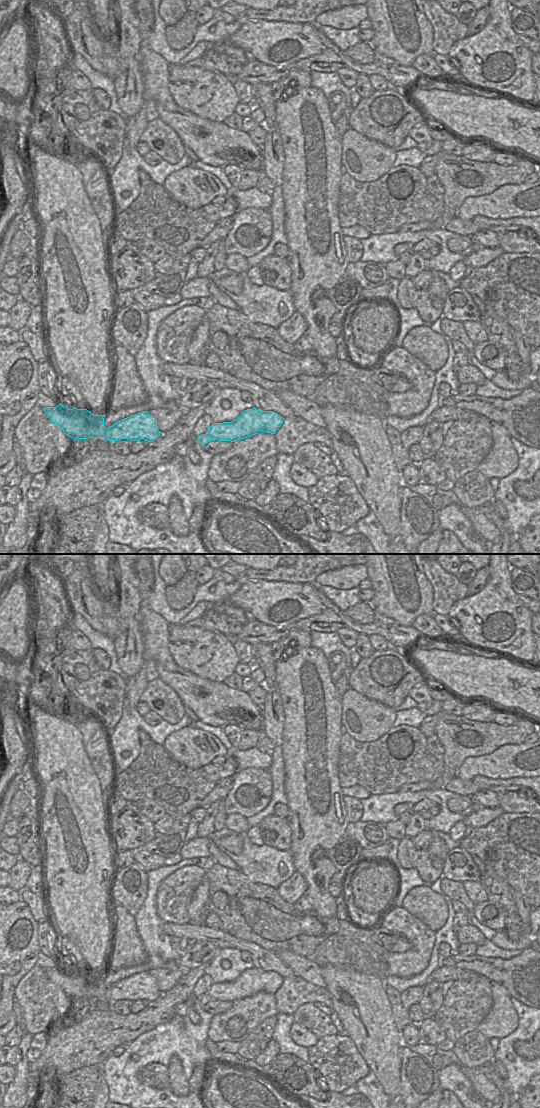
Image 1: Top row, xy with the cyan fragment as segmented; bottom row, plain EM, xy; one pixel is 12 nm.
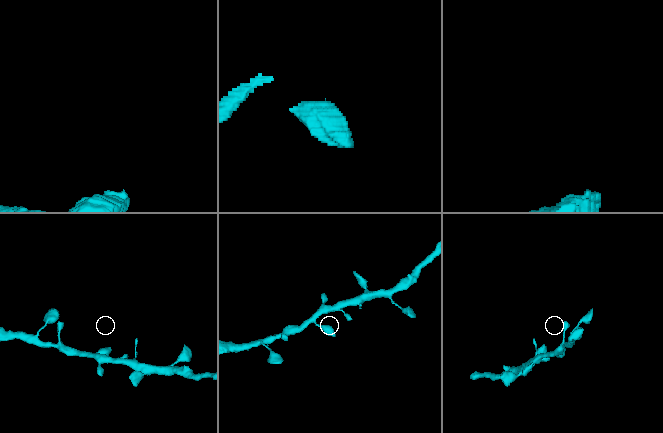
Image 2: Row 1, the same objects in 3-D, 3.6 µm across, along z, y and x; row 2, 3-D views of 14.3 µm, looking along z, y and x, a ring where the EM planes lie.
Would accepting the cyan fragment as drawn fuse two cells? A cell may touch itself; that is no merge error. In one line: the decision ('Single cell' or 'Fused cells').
Single cell

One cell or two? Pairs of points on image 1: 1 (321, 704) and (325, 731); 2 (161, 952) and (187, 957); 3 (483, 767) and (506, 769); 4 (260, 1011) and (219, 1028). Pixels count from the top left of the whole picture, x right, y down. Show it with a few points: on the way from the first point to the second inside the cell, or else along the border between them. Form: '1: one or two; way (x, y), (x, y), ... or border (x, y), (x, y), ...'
1: one; way (321, 711), (321, 724)
2: two; border (182, 952), (176, 959), (169, 960), (163, 967)
3: one; way (489, 767), (500, 767)
4: one; way (250, 1012), (235, 1014), (228, 1018)

